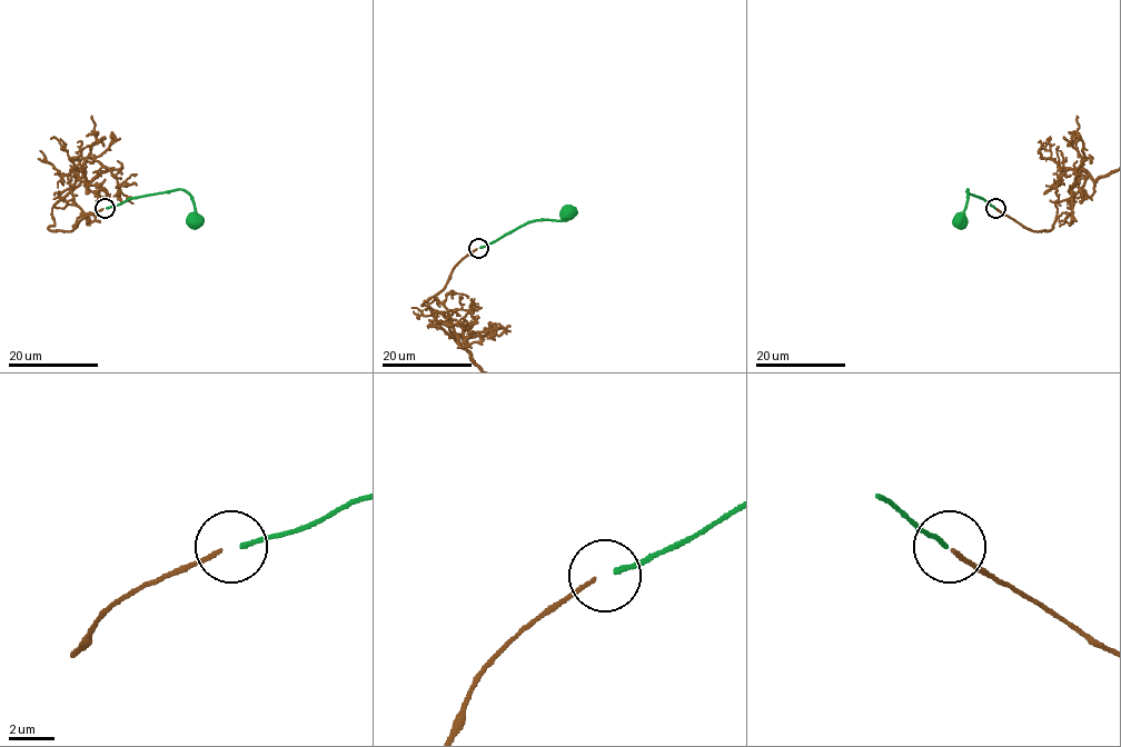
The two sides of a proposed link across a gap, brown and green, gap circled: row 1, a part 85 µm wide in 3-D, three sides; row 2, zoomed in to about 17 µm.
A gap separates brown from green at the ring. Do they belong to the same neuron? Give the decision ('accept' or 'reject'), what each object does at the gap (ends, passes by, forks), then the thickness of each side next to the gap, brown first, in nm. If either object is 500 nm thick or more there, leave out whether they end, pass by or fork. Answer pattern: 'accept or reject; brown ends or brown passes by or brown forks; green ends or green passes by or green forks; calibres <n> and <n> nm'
accept; brown ends; green ends; calibres 170 and 220 nm

